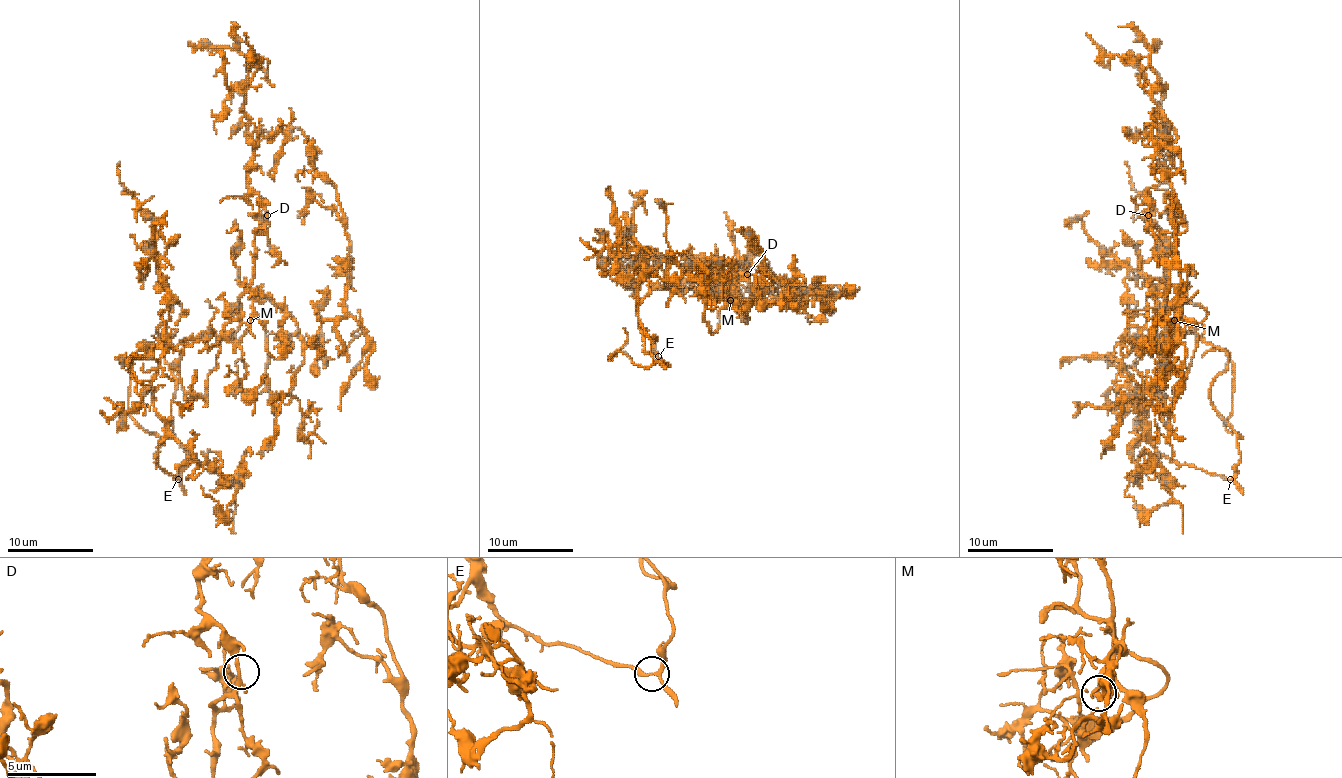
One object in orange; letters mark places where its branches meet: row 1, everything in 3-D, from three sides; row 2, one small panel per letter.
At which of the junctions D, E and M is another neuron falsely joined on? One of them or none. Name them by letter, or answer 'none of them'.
none of them

